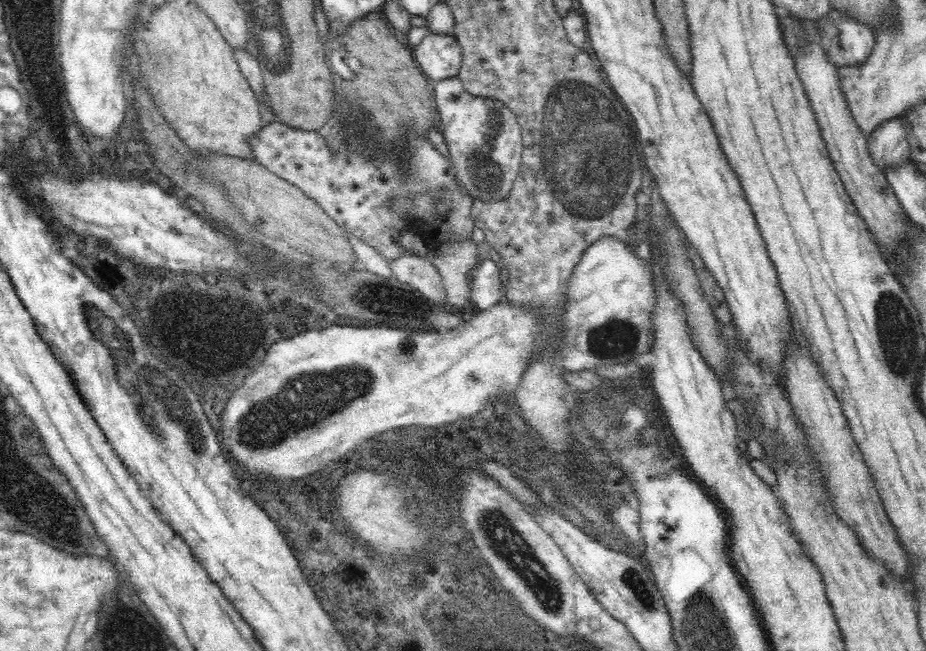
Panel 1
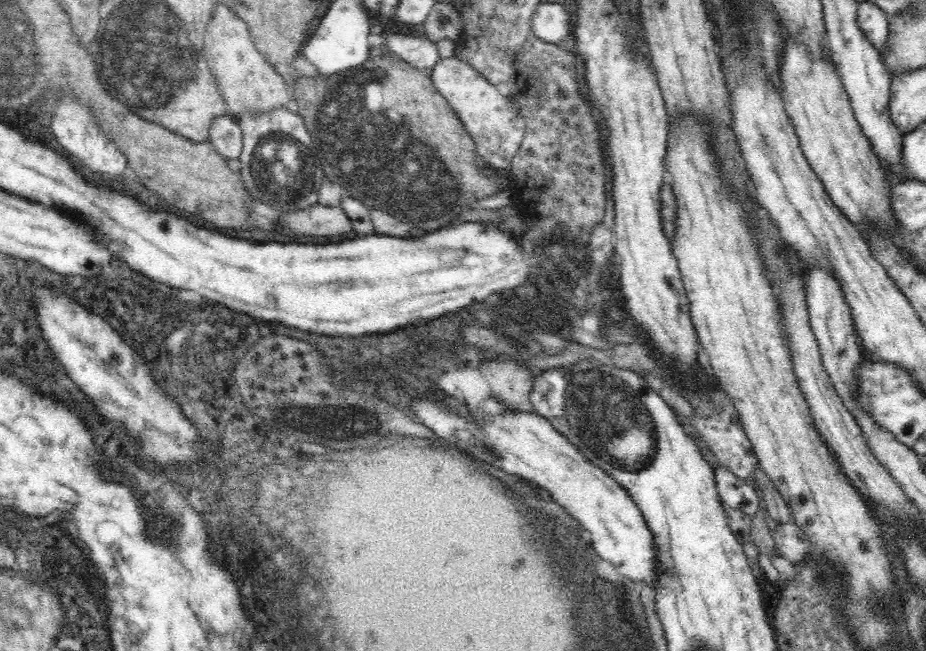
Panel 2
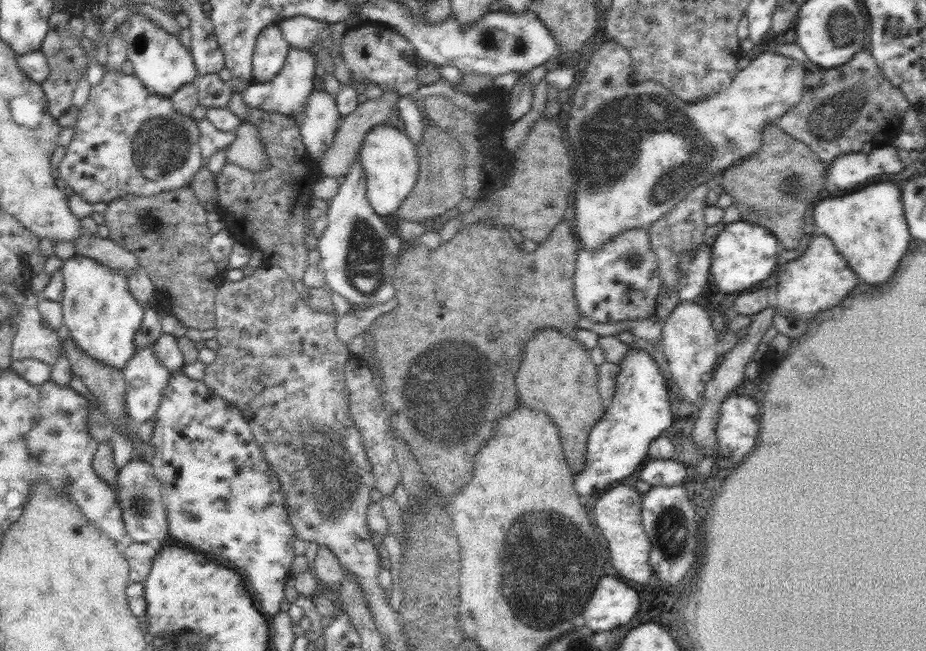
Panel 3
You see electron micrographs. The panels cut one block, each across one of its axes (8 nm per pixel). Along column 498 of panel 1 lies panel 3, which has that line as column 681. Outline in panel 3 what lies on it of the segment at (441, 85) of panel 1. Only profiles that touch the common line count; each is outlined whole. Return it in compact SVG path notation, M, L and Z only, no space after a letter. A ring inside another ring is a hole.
M616 41L604 42L589 58L588 66L583 71L570 95L570 100L565 106L565 142L571 149L573 175L576 177L571 203L575 206L574 232L586 250L600 250L611 238L618 236L631 228L649 229L656 220L662 218L666 212L673 209L694 188L707 182L717 170L725 170L732 164L750 156L763 145L763 128L765 124L776 123L776 120L784 116L791 108L797 106L804 92L804 77L806 70L804 64L798 60L780 55L778 52L764 52L756 58L752 58L750 64L735 74L730 86L725 90L719 90L702 100L696 102L684 102L678 98L669 88L652 80L651 82L638 83L633 80L632 59L629 52Z

